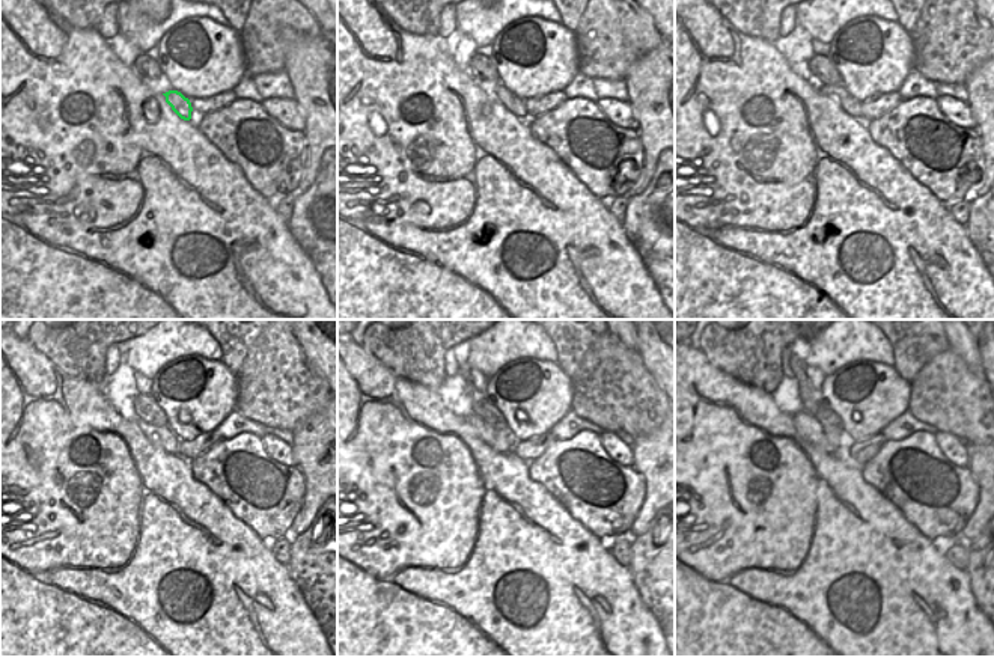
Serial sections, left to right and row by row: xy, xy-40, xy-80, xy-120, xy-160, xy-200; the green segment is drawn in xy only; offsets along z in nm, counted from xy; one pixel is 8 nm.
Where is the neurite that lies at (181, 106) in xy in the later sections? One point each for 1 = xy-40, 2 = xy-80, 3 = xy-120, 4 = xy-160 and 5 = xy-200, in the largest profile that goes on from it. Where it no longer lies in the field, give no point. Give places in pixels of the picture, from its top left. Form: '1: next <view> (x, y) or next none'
1: next xy-40 (517, 106)
2: next xy-80 (848, 104)
3: next xy-120 (164, 437)
4: next xy-160 (502, 440)
5: next xy-200 (808, 427)

